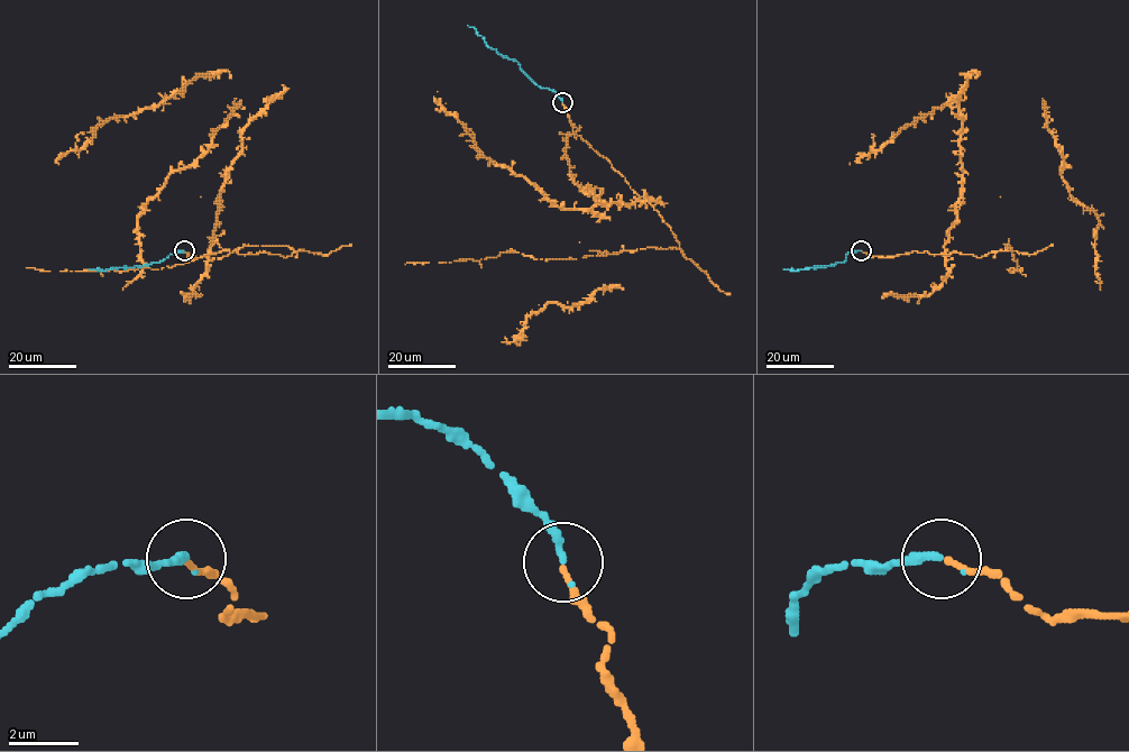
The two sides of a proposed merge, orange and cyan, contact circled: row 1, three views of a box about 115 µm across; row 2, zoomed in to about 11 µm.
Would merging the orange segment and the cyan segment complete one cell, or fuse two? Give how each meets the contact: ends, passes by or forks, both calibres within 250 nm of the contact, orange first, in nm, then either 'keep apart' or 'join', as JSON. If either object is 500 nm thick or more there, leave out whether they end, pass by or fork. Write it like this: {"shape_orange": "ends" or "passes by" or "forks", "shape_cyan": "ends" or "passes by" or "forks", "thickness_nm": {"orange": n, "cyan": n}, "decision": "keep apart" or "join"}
{"shape_orange": "ends", "shape_cyan": "ends", "thickness_nm": {"orange": 160, "cyan": 240}, "decision": "join"}

